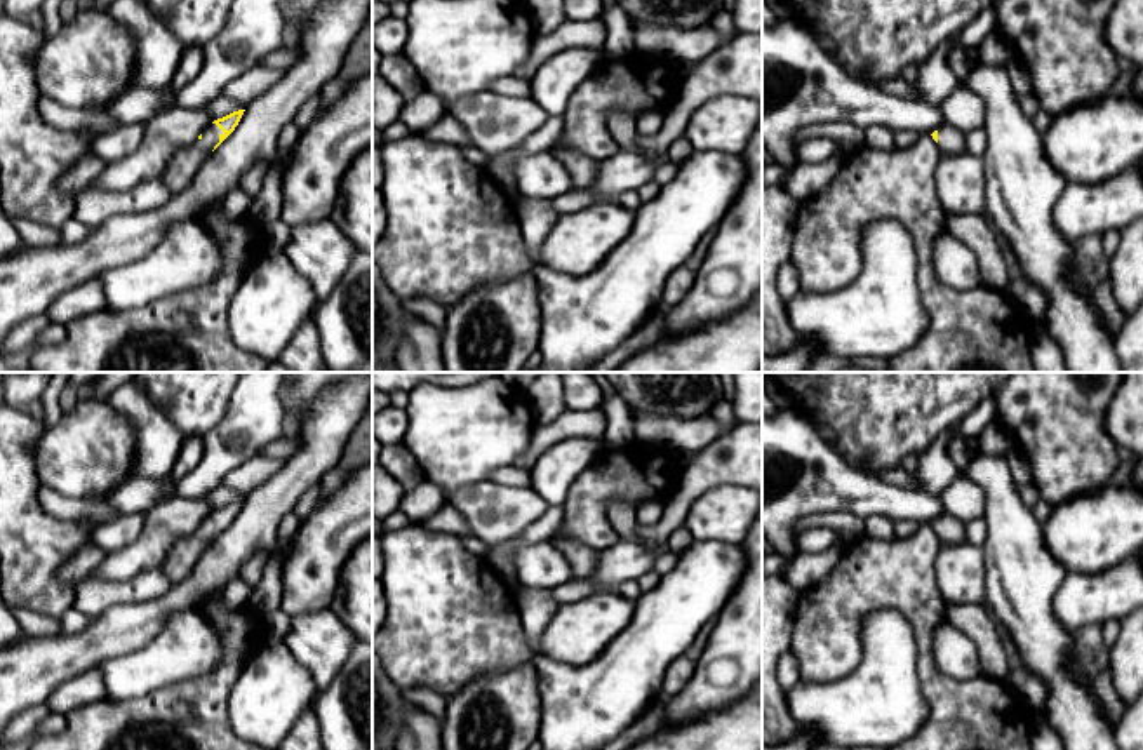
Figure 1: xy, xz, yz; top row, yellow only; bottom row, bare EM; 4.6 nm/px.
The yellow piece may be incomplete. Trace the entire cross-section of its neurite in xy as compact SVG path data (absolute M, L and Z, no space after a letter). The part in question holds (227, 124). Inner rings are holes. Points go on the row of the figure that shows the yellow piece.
M238 110L214 120L204 129L191 146L176 151L170 157L165 171L160 176L162 183L170 190L170 193L179 193L190 186L205 158L235 131L244 111L245 110Z

